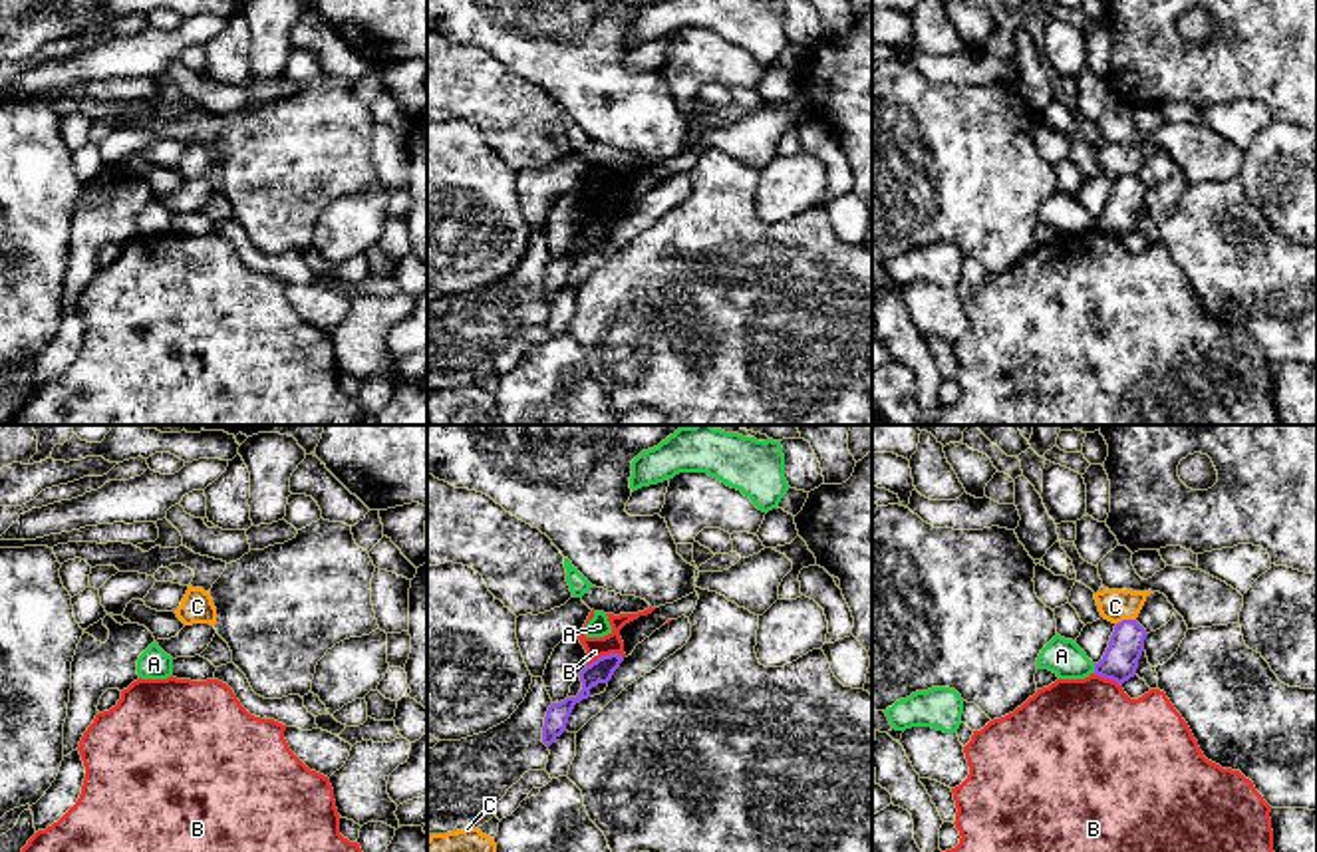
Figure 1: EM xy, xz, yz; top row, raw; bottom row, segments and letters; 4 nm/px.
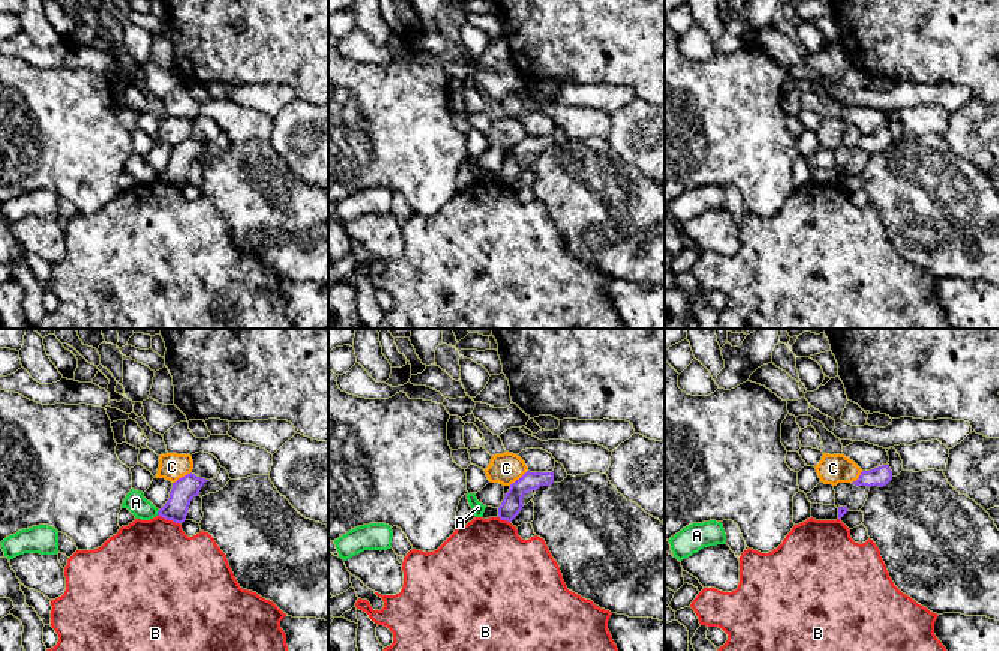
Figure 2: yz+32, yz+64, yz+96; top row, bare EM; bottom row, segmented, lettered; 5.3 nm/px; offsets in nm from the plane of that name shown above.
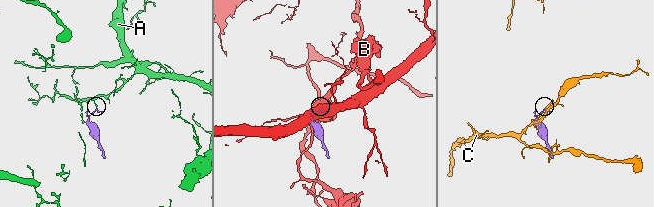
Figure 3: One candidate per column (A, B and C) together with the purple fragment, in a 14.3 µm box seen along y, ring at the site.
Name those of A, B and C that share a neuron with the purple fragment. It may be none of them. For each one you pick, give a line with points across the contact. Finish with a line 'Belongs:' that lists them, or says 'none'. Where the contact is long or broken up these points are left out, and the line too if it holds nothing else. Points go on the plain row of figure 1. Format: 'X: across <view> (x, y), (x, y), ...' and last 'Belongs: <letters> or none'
Belongs: none

